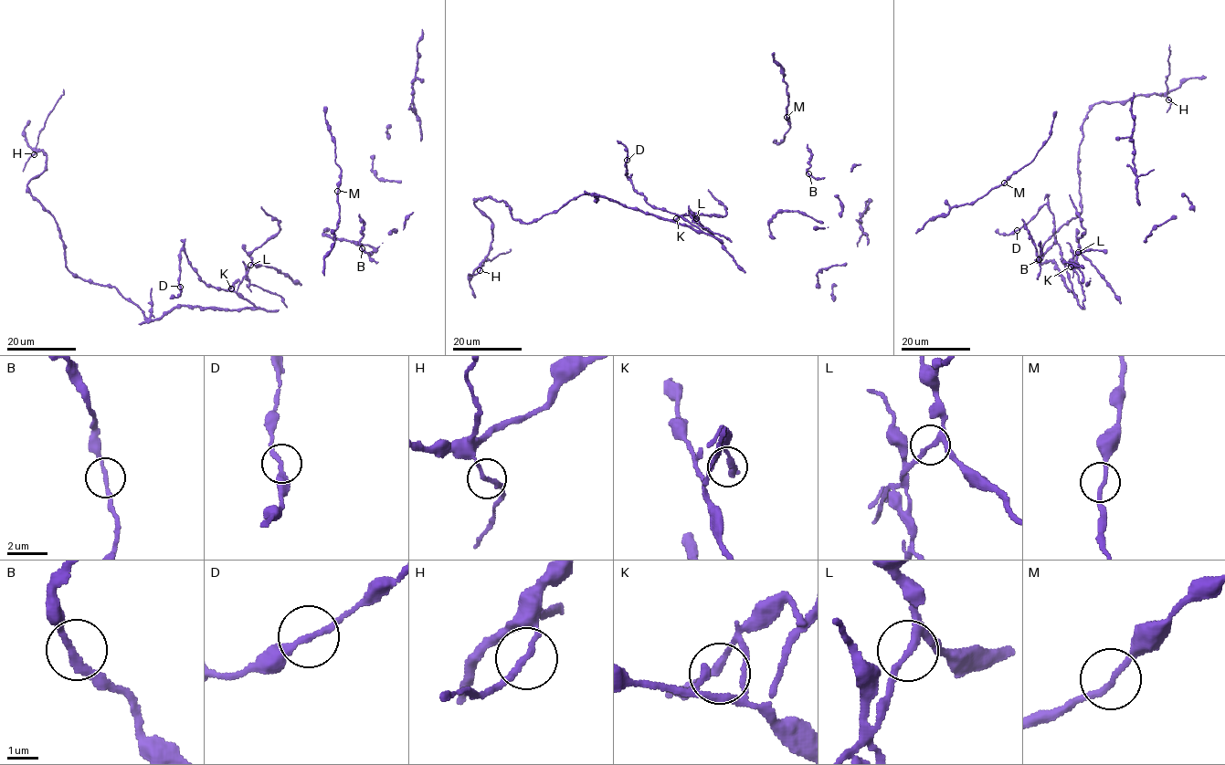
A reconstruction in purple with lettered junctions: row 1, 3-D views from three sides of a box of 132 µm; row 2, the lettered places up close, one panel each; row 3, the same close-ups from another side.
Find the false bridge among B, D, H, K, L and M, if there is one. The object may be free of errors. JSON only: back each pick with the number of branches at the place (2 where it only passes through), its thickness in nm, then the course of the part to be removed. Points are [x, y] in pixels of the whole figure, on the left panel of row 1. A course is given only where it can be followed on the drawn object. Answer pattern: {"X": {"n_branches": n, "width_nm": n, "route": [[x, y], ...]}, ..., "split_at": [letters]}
{"L": {"n_branches": 3, "width_nm": 190, "route": [[251, 265], [247, 273], [248, 280], [278, 295], [287, 307]]}, "split_at": ["L"]}

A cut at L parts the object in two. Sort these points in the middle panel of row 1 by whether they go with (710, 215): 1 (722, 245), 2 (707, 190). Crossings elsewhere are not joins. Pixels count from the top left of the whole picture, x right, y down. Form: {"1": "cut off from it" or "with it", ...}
{"1": "with it", "2": "with it"}

